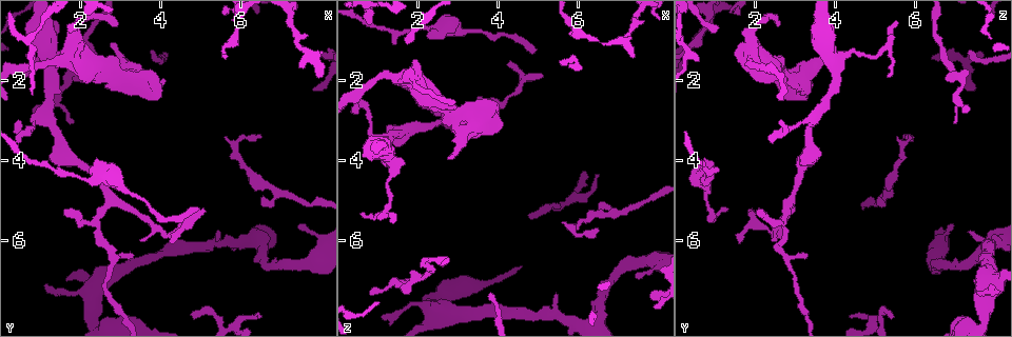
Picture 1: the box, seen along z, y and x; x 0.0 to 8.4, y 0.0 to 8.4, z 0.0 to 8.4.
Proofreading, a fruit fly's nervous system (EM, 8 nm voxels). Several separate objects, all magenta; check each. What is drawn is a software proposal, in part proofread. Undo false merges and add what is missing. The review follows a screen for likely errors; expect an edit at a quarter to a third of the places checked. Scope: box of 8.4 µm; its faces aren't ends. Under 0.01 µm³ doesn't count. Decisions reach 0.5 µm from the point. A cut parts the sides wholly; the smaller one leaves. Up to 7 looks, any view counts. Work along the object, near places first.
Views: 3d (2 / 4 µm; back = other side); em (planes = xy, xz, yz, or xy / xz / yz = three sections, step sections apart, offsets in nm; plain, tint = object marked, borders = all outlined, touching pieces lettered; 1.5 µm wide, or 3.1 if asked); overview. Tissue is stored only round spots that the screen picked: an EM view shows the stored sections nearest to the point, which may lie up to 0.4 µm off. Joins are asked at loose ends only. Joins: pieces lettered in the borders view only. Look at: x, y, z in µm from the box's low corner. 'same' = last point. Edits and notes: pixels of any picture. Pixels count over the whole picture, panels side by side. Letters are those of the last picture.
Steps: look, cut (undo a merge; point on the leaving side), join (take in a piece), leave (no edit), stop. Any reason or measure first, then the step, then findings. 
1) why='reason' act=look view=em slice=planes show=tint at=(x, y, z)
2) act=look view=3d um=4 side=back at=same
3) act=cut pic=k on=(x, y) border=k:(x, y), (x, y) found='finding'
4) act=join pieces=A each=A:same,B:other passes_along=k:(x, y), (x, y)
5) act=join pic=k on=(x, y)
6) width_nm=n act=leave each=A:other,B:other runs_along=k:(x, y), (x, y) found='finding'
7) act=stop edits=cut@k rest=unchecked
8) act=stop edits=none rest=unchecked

why='free end' act=look view=3d um=2 at=(5.45, 5.80, 7.30)

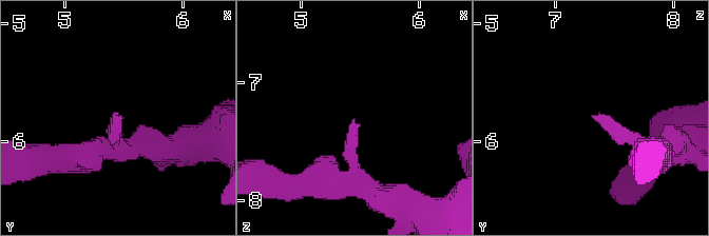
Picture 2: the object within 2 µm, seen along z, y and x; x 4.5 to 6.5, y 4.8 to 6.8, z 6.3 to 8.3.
why='need the tissue' act=look view=em slice=yz step=8 show=borders at=(5.44, 5.78, 7.32)

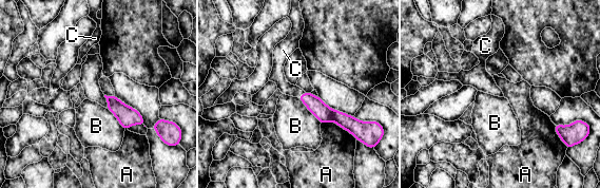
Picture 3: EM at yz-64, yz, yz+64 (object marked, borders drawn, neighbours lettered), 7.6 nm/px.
why='another direction' act=look view=em slice=planes show=borders at=same

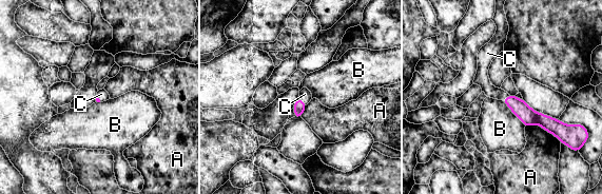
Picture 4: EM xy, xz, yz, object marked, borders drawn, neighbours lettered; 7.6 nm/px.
act=join pieces=C each=A:other,B:other,C:same passes_along=4:(298, 107), (300, 101), (305, 94) found='it goes on there'

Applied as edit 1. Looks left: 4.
why='redraw' act=look view=overview

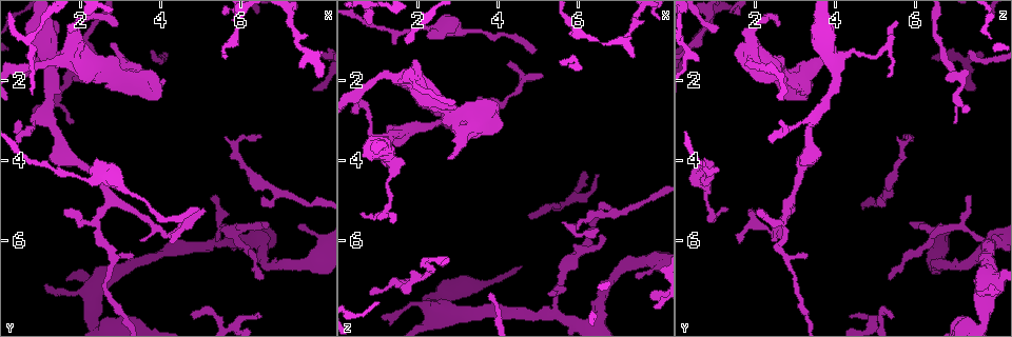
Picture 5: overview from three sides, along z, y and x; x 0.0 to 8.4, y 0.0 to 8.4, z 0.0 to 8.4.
act=look view=em slice=planes show=tint at=(1.65, 5.40, 2.15)

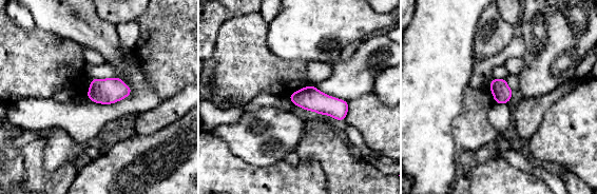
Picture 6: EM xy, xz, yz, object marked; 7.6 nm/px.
act=look view=em slice=planes show=borders at=same

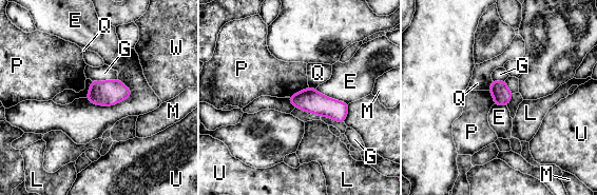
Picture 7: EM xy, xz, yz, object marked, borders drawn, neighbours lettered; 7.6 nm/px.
longest_contact=E:340nm act=leave each=E:other,G:other,L:other,M:other,P:other,Q:other,U:other,W:other border=7:(131, 91), (109, 105), (87, 97) found='no lettered piece goes on from it'

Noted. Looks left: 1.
act=stop edits=join@4 rest=unchecked

